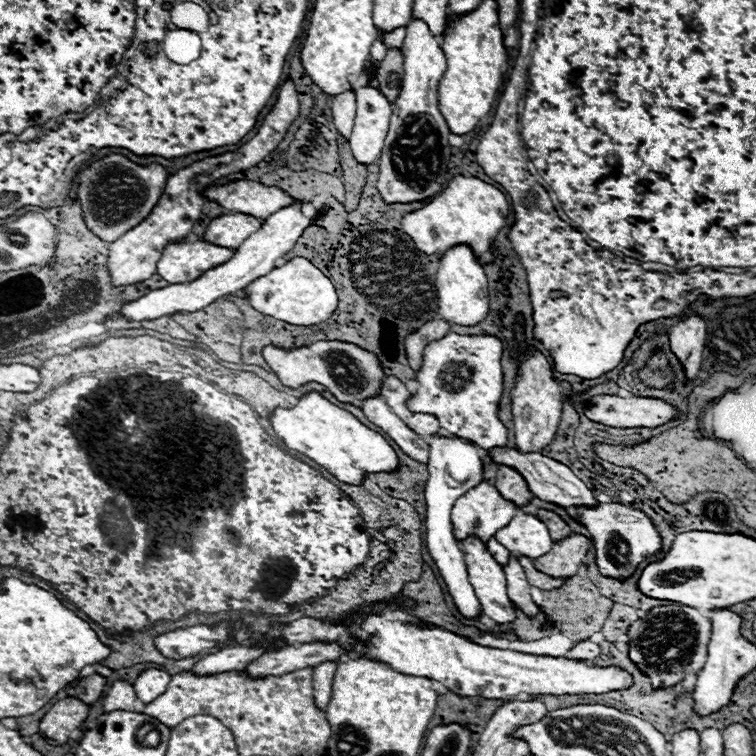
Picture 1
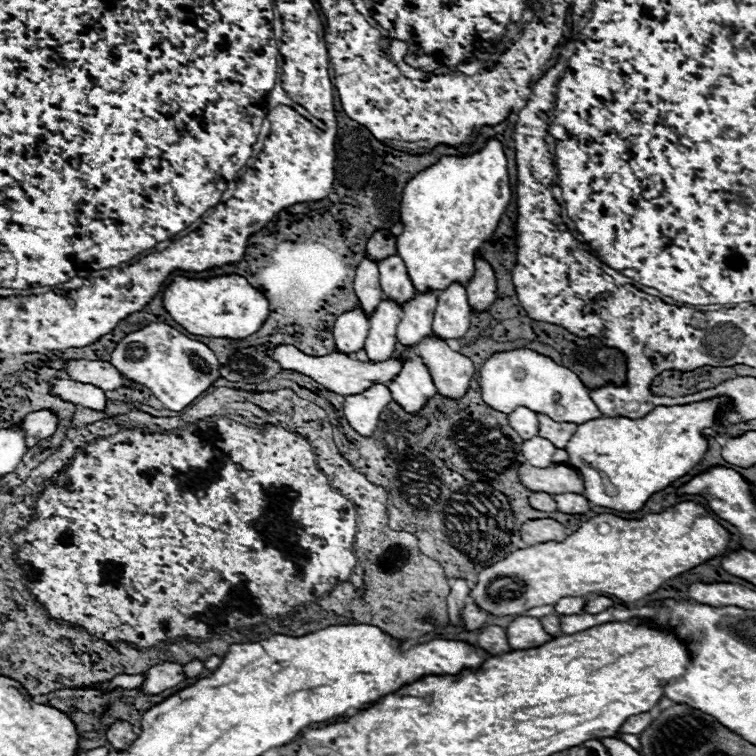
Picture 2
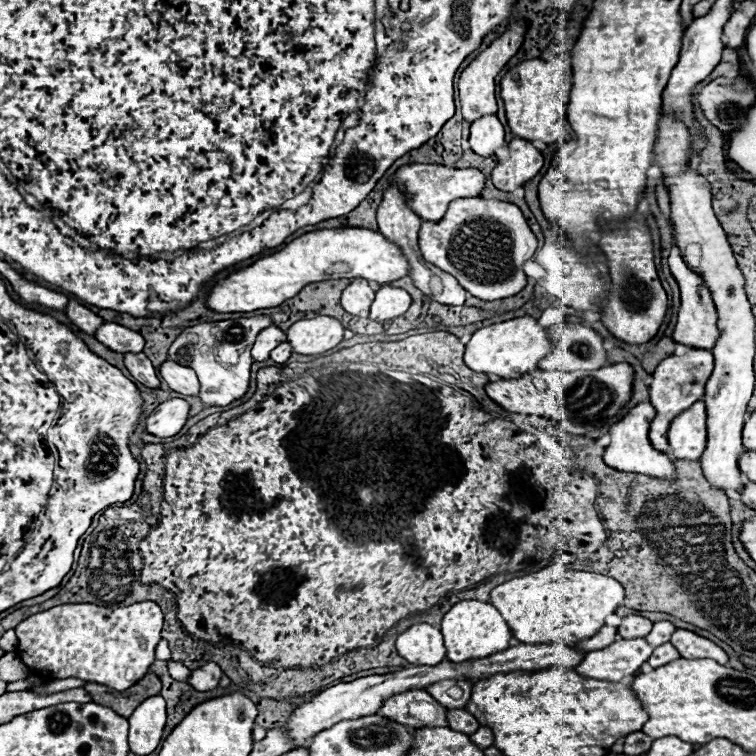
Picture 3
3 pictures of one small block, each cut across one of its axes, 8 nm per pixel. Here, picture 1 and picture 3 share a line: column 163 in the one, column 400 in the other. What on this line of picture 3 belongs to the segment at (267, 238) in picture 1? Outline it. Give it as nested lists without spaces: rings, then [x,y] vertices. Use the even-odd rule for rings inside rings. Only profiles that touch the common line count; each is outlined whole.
[[[382,286],[376,292],[376,298],[372,302],[370,318],[376,320],[376,322],[386,322],[386,320],[400,318],[402,314],[406,314],[410,302],[412,300],[410,300],[410,294],[406,290],[392,288],[392,286]]]

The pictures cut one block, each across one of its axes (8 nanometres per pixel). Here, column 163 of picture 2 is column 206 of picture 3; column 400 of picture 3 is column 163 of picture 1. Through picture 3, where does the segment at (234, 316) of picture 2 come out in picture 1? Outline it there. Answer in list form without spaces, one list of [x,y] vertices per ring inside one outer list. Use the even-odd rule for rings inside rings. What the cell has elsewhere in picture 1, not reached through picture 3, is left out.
[[[196,240],[196,242],[190,242],[190,244],[176,242],[176,244],[170,244],[170,246],[164,248],[162,260],[158,262],[158,274],[164,280],[168,280],[170,284],[186,284],[186,282],[192,282],[192,280],[200,278],[206,270],[228,262],[232,256],[234,256],[232,248],[214,246],[214,244],[208,244],[208,242],[202,242],[202,240]]]

